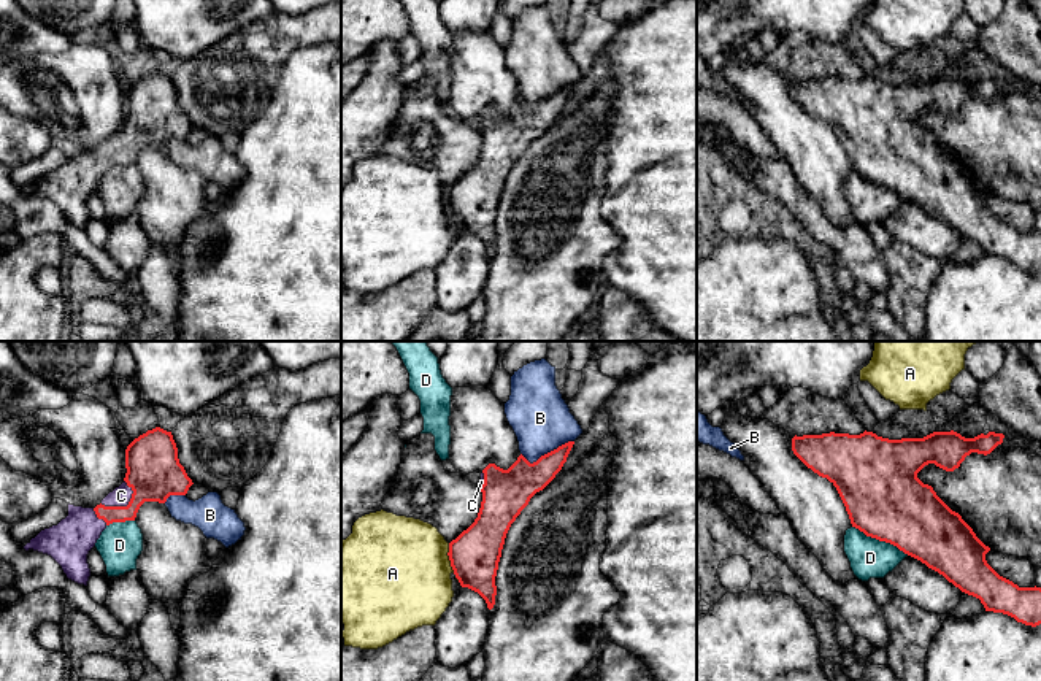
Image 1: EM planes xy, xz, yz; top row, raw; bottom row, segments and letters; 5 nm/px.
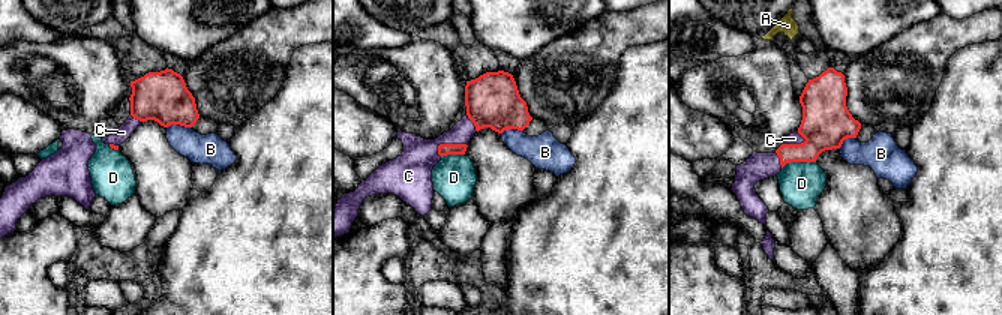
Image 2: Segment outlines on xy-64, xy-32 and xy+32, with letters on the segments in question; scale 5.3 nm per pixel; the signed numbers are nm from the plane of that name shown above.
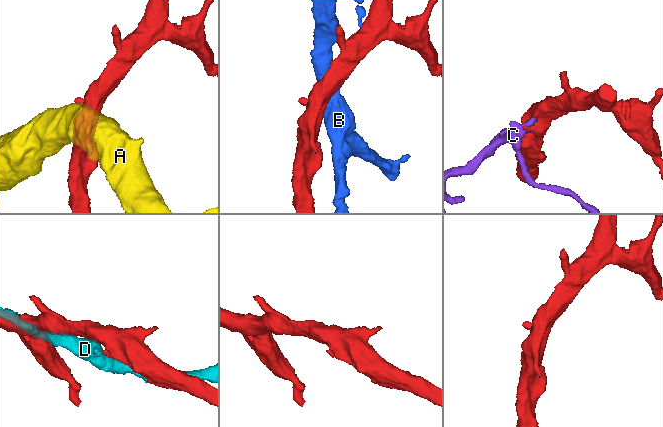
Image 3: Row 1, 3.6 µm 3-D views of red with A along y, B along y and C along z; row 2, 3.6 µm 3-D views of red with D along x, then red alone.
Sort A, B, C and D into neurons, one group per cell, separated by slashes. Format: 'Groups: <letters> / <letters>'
Groups: A / B / C / D

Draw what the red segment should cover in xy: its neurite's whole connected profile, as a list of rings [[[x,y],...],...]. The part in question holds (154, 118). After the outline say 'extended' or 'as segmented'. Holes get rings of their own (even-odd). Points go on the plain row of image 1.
[[[160,71],[135,83],[125,94],[124,127],[95,152],[68,148],[68,160],[41,175],[24,194],[51,200],[68,224],[87,230],[87,198],[113,167],[135,165],[144,146],[165,148],[170,140],[186,140],[194,129],[178,103],[171,76]]]; extended

